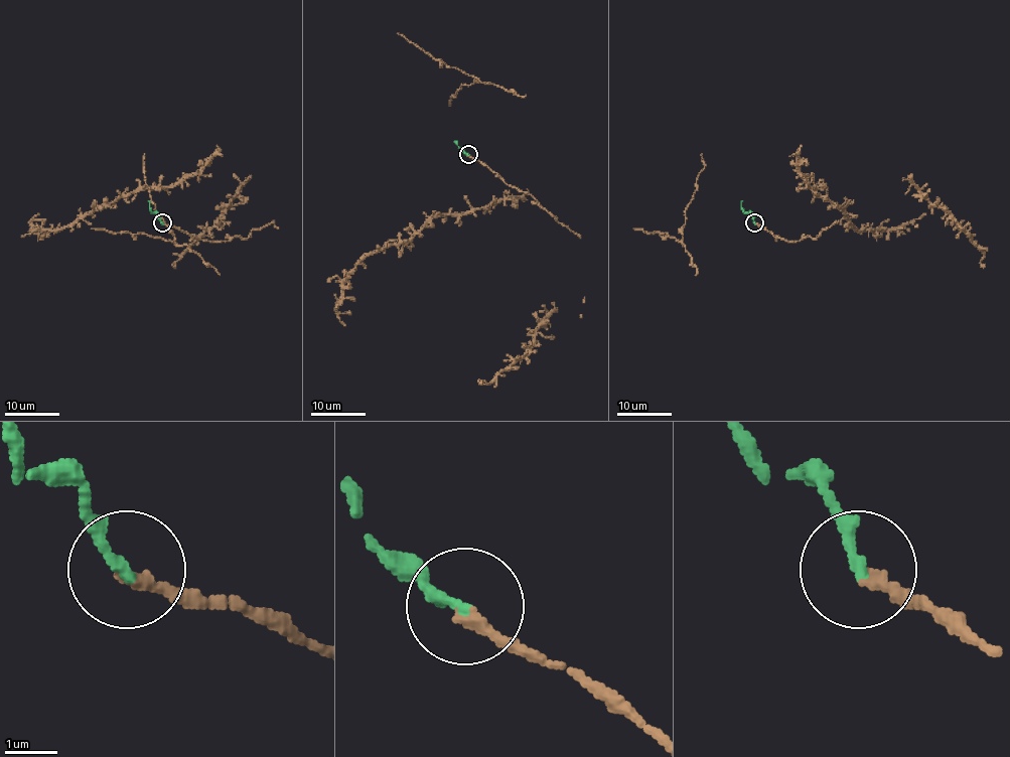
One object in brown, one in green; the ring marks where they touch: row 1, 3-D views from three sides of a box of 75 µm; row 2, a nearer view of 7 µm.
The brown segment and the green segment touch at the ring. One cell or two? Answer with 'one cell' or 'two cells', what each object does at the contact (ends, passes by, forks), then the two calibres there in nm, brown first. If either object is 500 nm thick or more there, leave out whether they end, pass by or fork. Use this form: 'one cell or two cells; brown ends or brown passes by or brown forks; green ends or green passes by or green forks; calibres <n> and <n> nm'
one cell; brown ends; green ends; calibres 200 and 240 nm

